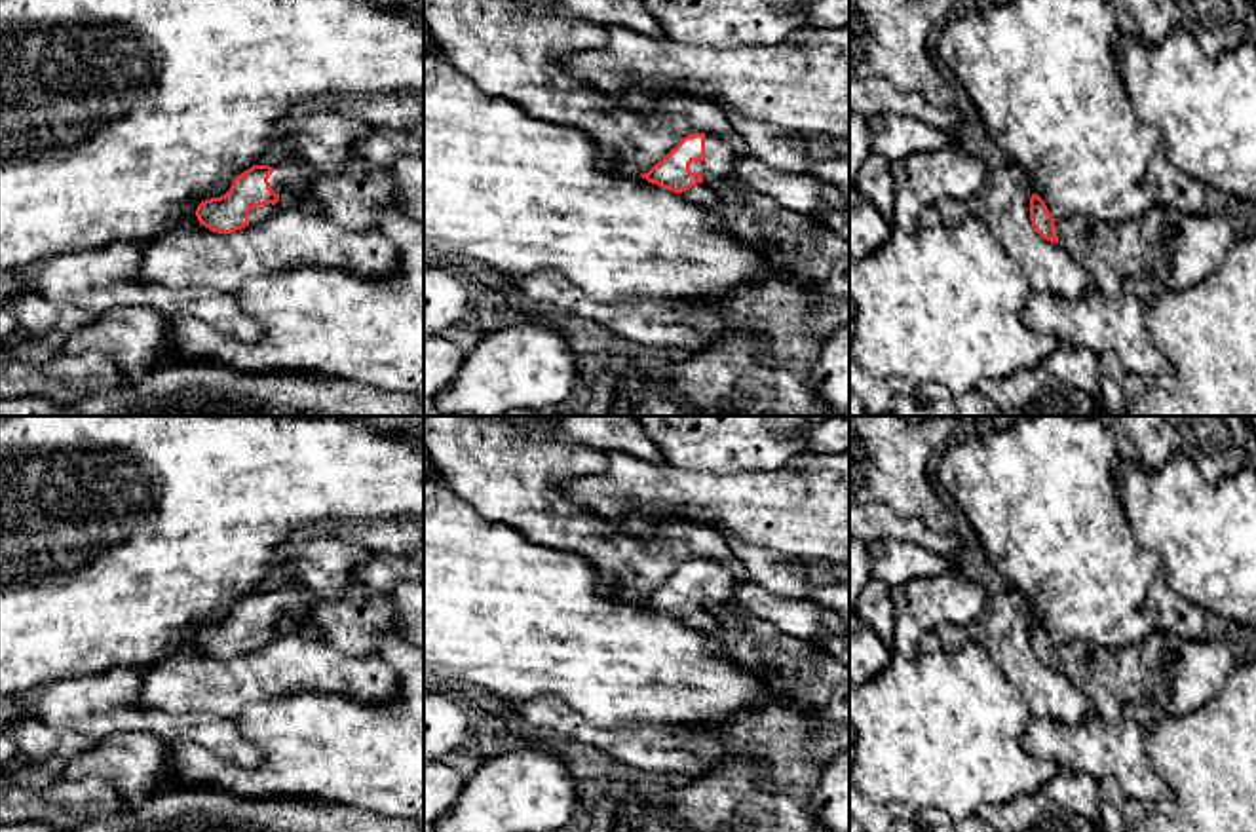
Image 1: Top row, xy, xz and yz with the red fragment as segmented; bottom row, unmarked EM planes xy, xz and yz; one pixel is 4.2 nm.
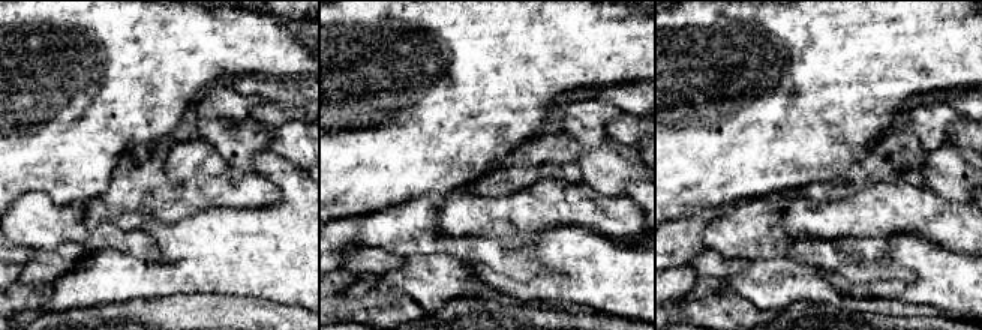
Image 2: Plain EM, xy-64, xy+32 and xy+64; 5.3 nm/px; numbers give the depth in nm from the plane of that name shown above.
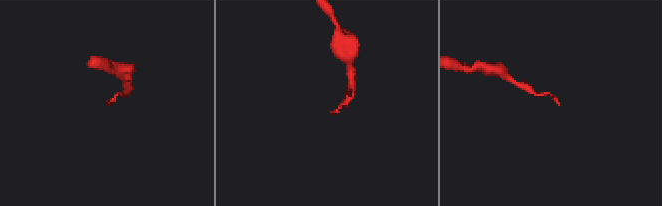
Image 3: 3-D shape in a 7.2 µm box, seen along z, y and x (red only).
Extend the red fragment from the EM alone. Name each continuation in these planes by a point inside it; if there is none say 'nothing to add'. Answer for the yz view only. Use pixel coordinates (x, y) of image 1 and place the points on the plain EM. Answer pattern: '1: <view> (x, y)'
1: yz (1161, 677)

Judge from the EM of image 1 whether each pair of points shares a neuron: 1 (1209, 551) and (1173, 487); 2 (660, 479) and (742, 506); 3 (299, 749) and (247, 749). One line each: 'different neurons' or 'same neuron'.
1: same neuron
2: same neuron
3: different neurons

